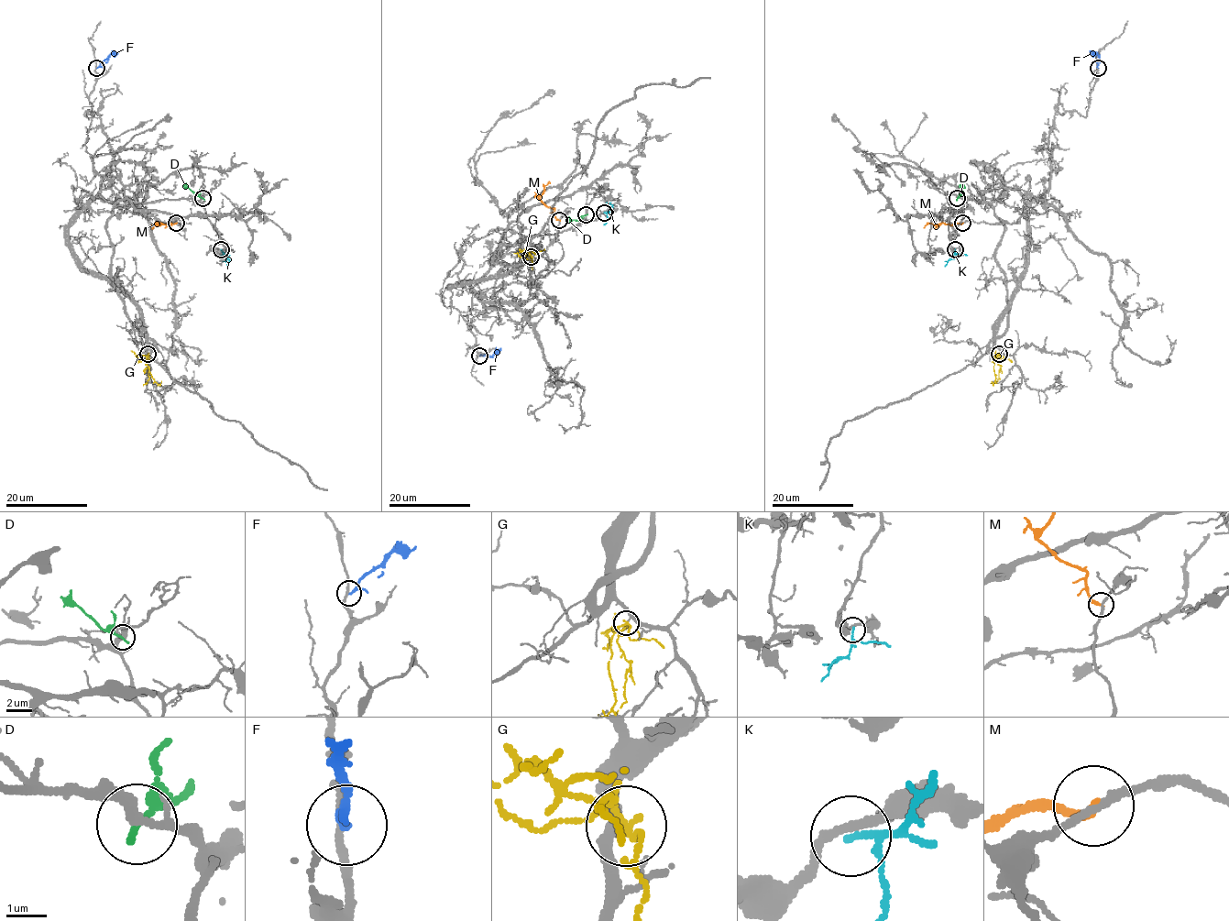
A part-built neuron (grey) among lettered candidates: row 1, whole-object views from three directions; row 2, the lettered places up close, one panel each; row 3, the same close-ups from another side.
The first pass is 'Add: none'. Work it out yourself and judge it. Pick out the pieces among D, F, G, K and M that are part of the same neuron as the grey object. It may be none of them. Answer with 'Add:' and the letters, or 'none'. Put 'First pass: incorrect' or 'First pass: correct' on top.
First pass: correct
Add: none

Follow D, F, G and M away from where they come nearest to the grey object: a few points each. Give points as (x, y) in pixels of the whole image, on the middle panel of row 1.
D: (586, 214), (578, 220), (565, 222)
F: (479, 355), (491, 356), (500, 348)
G: (532, 257), (525, 253), (544, 249)
M: (559, 220), (554, 210), (540, 198), (549, 180)

